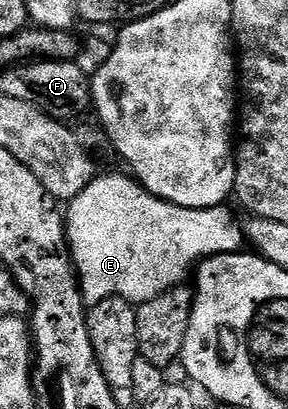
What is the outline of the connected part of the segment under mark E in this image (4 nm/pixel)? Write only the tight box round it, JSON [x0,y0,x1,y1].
[65,173,245,307]

